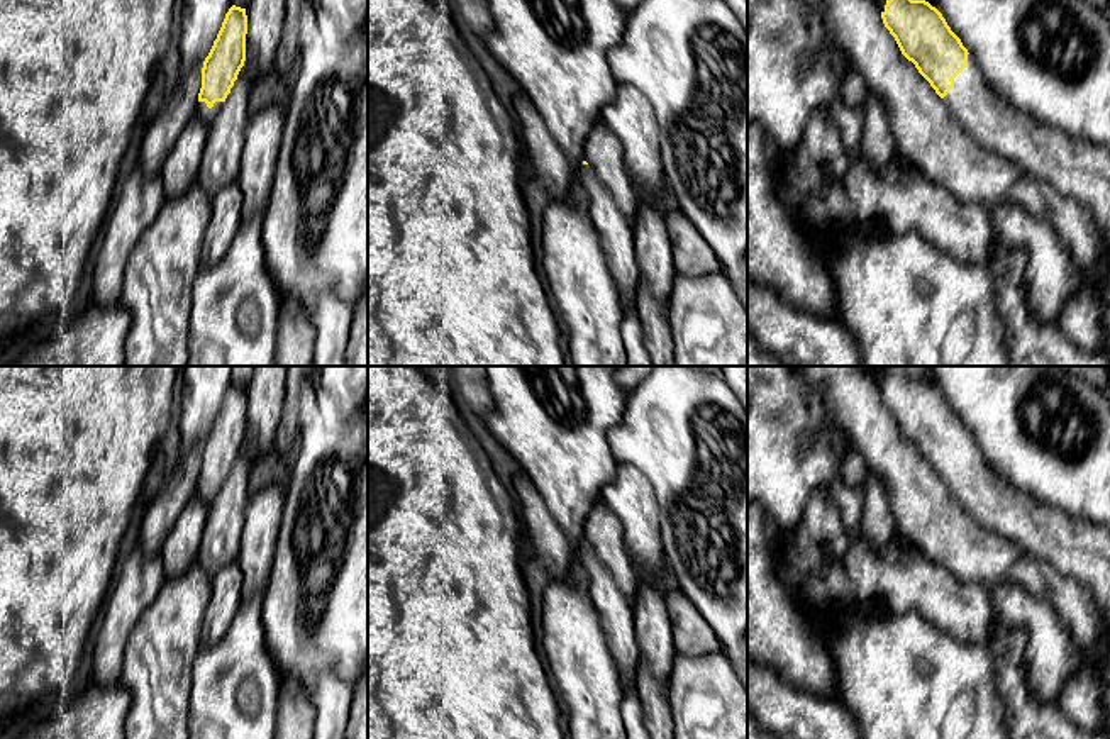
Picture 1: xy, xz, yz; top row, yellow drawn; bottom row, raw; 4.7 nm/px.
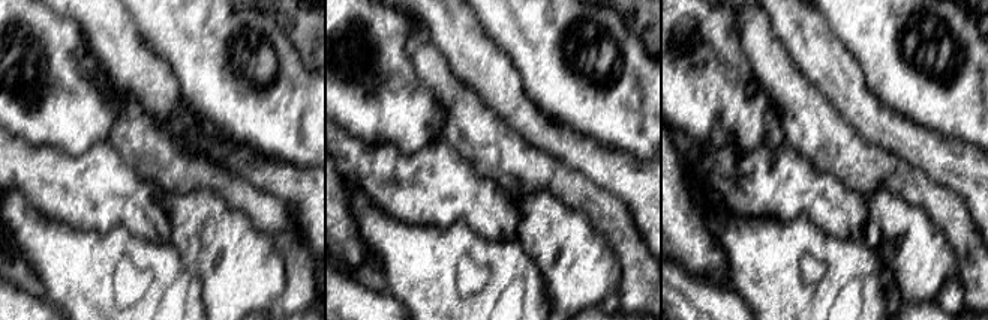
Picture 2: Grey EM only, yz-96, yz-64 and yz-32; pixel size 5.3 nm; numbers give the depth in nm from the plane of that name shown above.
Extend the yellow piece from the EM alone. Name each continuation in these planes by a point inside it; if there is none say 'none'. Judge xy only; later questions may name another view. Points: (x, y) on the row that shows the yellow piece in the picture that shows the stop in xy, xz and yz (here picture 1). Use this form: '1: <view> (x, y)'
1: xy (205, 114)

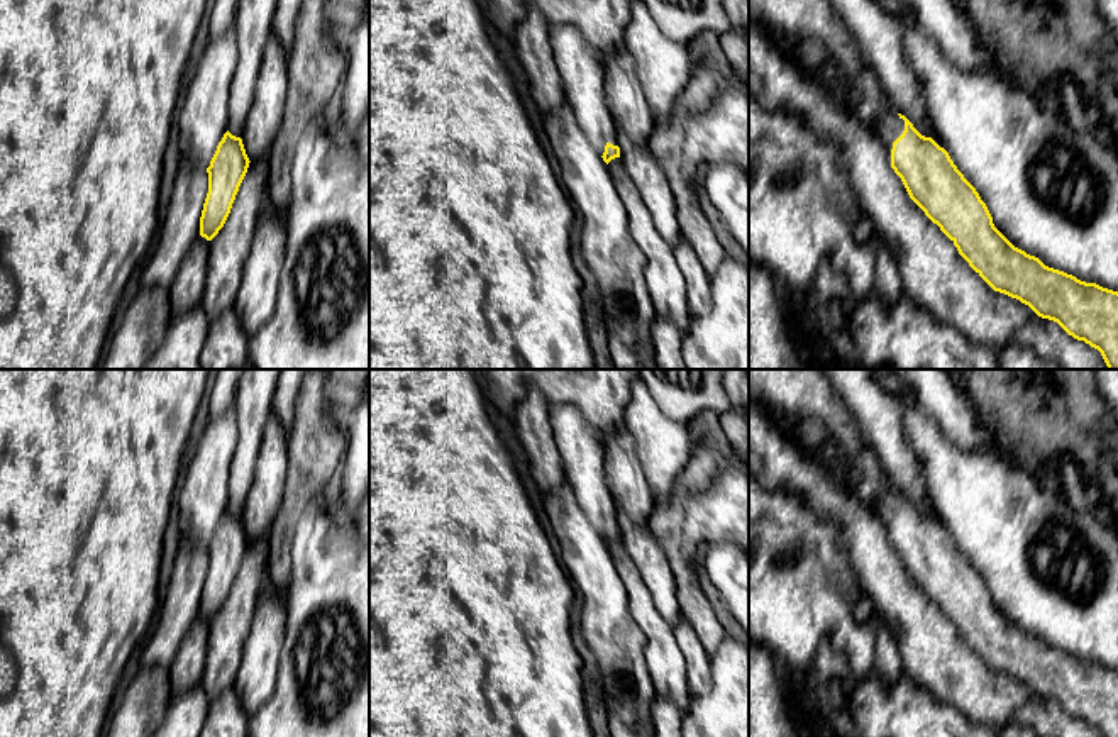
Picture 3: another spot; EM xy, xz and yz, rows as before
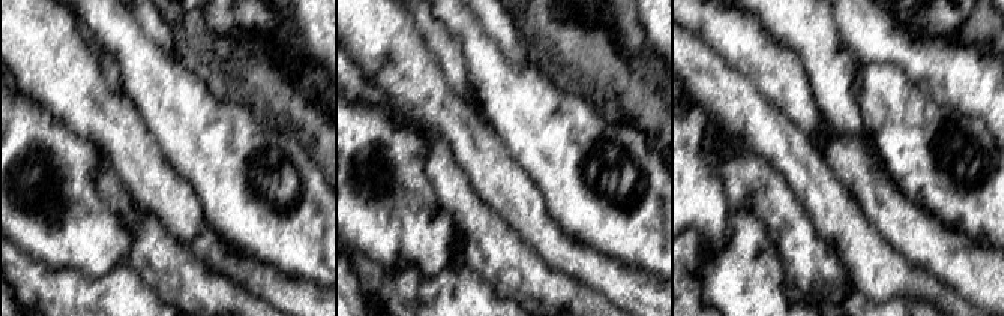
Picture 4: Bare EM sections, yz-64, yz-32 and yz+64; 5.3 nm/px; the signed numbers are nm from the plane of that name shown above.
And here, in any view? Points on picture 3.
1: yz (786, 24)

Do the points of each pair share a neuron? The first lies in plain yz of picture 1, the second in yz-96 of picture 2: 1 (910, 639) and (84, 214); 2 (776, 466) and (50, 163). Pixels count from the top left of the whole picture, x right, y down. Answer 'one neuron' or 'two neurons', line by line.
1: two neurons
2: two neurons

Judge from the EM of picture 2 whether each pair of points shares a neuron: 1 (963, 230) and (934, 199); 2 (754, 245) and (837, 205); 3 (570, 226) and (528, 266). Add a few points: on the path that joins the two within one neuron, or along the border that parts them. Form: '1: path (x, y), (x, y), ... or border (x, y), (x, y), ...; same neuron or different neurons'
1: path (957, 223), (942, 206); same neuron
2: border (772, 218), (792, 221), (807, 217), (838, 238); different neurons
3: border (538, 269), (543, 298), (547, 304); different neurons

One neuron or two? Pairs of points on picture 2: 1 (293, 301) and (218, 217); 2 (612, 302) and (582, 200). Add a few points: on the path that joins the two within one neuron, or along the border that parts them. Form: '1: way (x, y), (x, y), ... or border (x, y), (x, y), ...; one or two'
1: border (282, 256), (285, 292), (275, 304); two
2: border (619, 289), (621, 304); two

